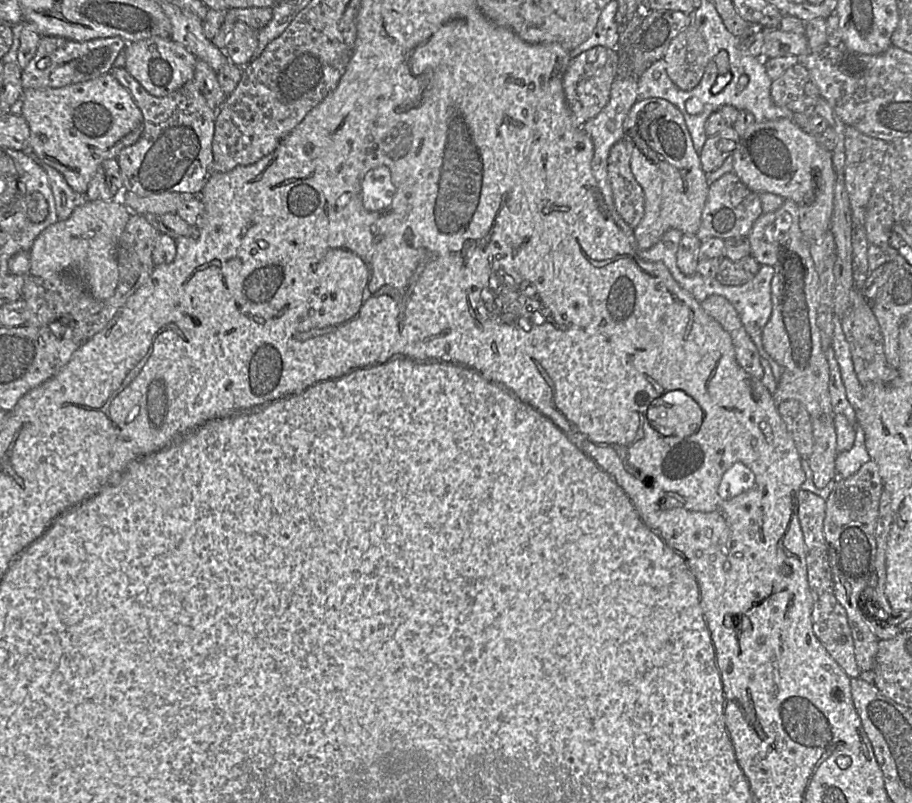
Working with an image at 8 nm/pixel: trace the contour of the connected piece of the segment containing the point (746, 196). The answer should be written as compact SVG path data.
M733 171L728 172L709 185L701 225L696 236L701 242L714 237L727 240L748 236L761 214L762 205L759 194L750 190Z

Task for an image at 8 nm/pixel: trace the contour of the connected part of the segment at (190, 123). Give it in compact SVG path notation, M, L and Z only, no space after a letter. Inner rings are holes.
M112 68L112 75L131 94L133 100L143 115L143 132L139 140L124 148L116 157L124 192L132 192L138 196L153 196L167 192L200 195L210 177L210 166L213 161L212 140L215 130L215 120L218 110L212 109L204 96L196 87L193 78L177 91L165 96L151 95L124 68Z

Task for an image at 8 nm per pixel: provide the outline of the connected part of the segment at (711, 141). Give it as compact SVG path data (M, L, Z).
M727 126L718 134L708 137L699 153L701 167L708 174L718 169L726 158L733 155L741 136L733 126Z

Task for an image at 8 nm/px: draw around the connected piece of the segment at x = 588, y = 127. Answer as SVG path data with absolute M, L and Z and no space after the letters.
M618 74L612 84L610 97L604 108L591 120L587 121L582 129L591 137L594 145L592 172L602 193L605 183L608 183L607 160L612 146L625 139L624 123L631 107L638 101L637 79L631 75Z

